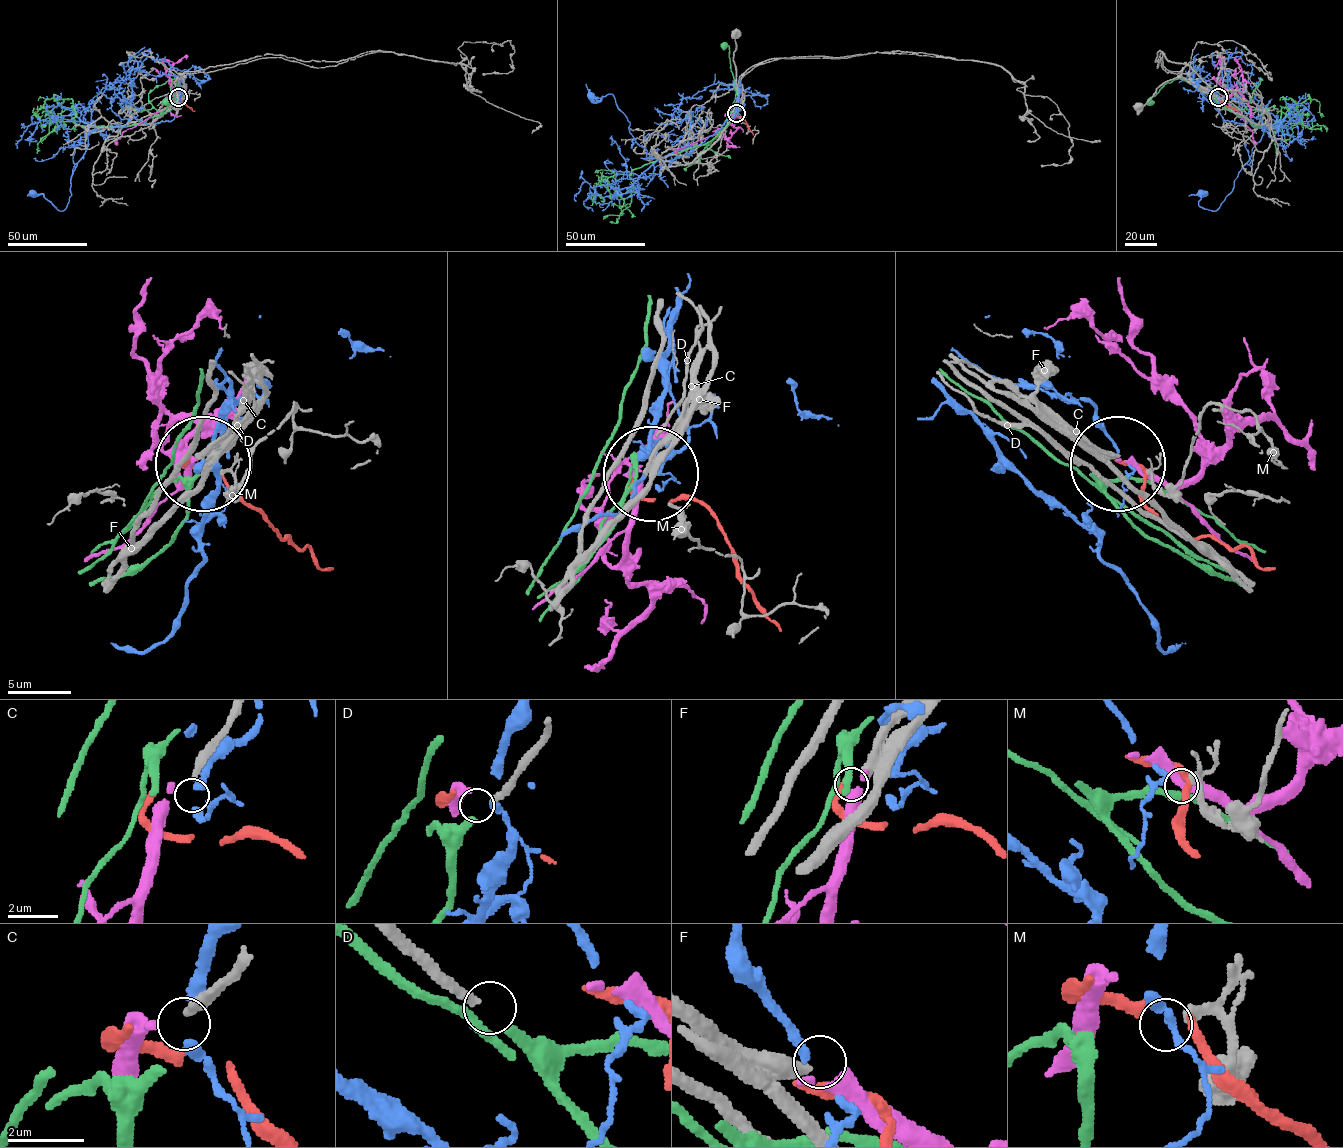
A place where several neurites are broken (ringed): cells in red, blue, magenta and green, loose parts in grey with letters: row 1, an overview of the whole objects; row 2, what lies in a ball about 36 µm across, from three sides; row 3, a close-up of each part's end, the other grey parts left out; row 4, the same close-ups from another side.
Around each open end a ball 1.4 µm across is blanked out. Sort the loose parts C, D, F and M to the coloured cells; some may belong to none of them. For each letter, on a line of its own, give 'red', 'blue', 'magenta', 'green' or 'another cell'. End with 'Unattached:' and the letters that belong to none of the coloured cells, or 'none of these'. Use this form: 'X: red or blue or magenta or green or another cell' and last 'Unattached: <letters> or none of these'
C: another cell
D: green
F: magenta
M: blue
Unattached: C

